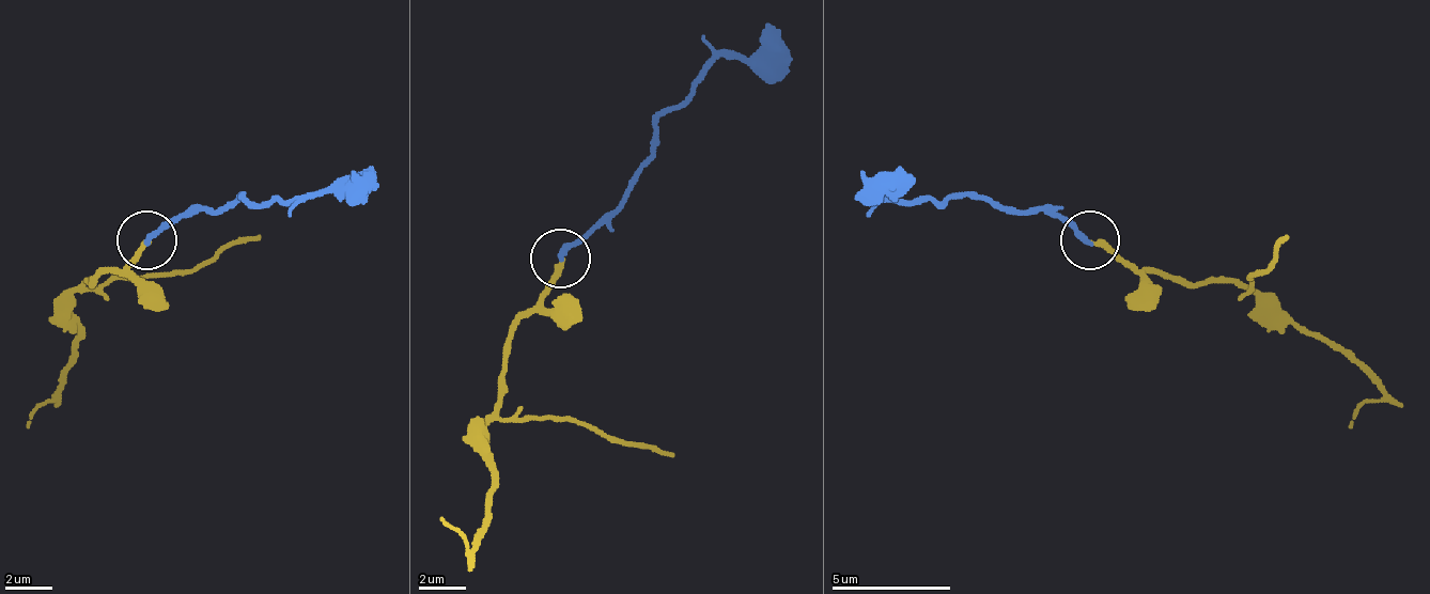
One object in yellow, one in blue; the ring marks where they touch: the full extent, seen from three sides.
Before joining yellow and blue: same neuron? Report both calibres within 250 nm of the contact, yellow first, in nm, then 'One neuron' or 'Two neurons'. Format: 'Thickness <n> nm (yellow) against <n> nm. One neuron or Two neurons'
Thickness 200 nm (yellow) against 240 nm. One neuron

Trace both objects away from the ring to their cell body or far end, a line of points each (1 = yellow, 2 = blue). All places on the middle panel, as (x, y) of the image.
1: (559, 260), (511, 337), (499, 413), (487, 426), (494, 497), (469, 550), (439, 515)
2: (559, 260), (594, 230), (636, 170), (654, 153), (654, 123), (671, 111), (713, 63), (767, 58), (791, 69)

